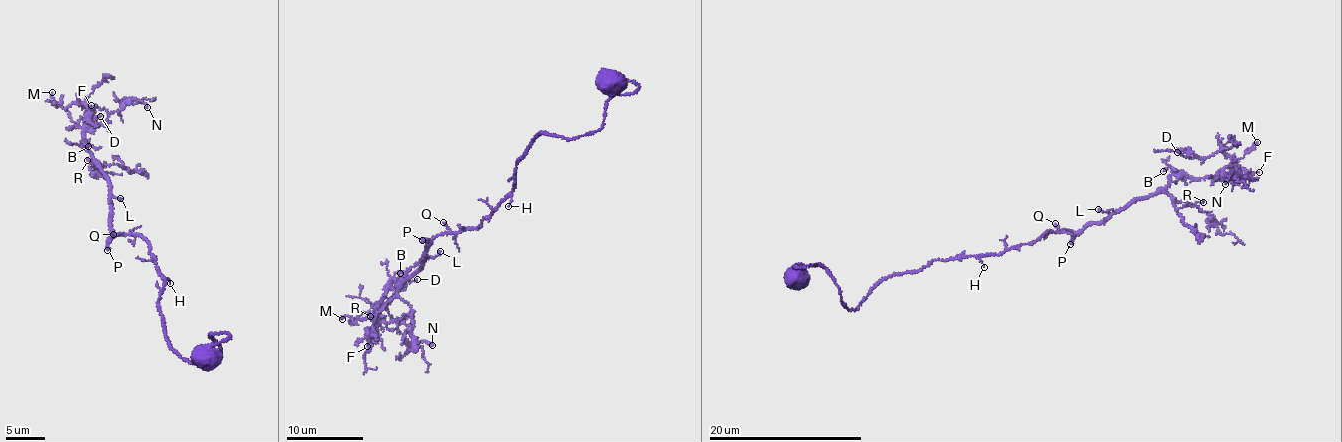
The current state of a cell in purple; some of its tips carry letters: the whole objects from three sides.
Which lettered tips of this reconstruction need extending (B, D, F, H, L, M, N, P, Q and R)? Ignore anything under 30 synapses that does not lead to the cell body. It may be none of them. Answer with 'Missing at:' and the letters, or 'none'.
Missing at: P

